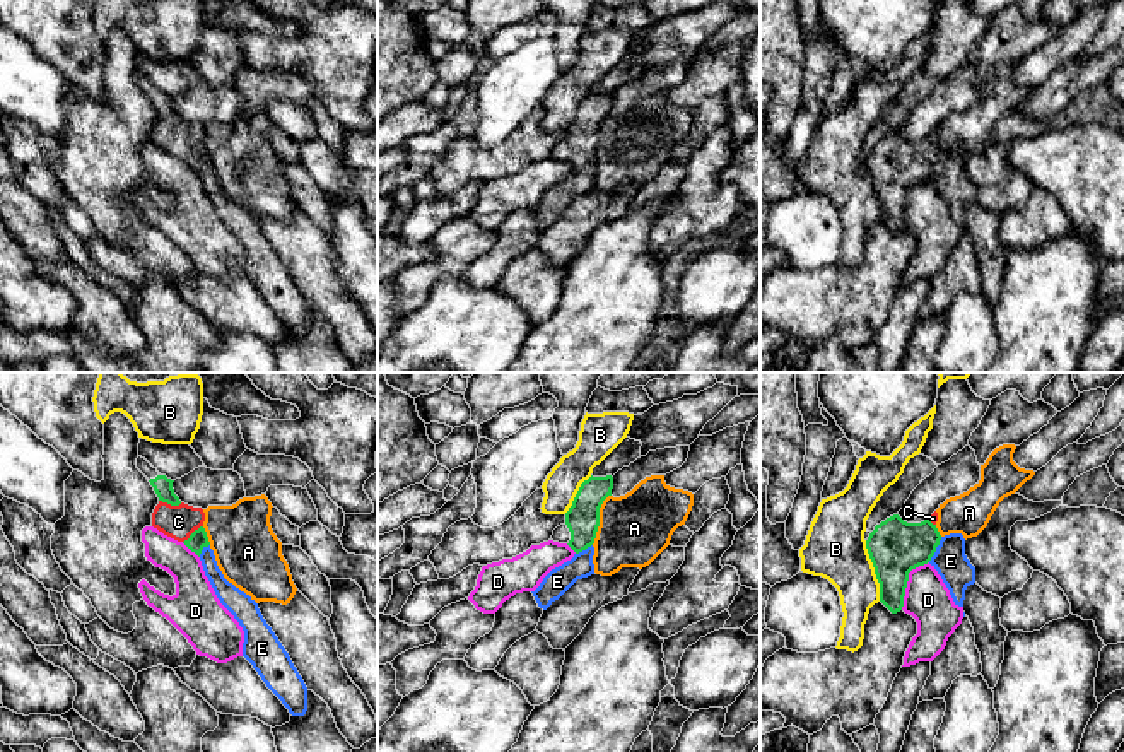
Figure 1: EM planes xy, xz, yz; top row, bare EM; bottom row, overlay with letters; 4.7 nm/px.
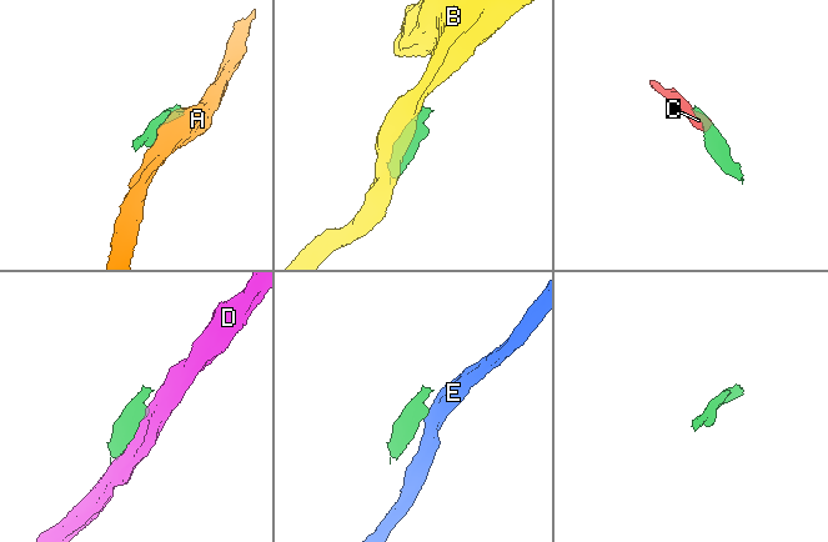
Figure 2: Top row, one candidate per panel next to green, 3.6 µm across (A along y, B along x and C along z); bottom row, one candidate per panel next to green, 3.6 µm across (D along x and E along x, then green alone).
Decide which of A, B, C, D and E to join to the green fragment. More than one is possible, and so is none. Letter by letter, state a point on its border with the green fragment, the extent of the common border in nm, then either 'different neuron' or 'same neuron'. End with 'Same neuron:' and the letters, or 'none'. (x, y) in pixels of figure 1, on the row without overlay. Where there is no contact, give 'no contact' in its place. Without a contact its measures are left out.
A: meets green in xz at (598, 137); contact 260 nm long; different neuron
B: meets green in yz at (875, 188); contact 300 nm long; different neuron
C: meets green in xy at (171, 122); contact 110 nm long; same neuron
D: meets green in yz at (907, 197); contact 260 nm long; different neuron
E: meets green in yz at (935, 166); contact 140 nm long; different neuron
Same neuron: C

